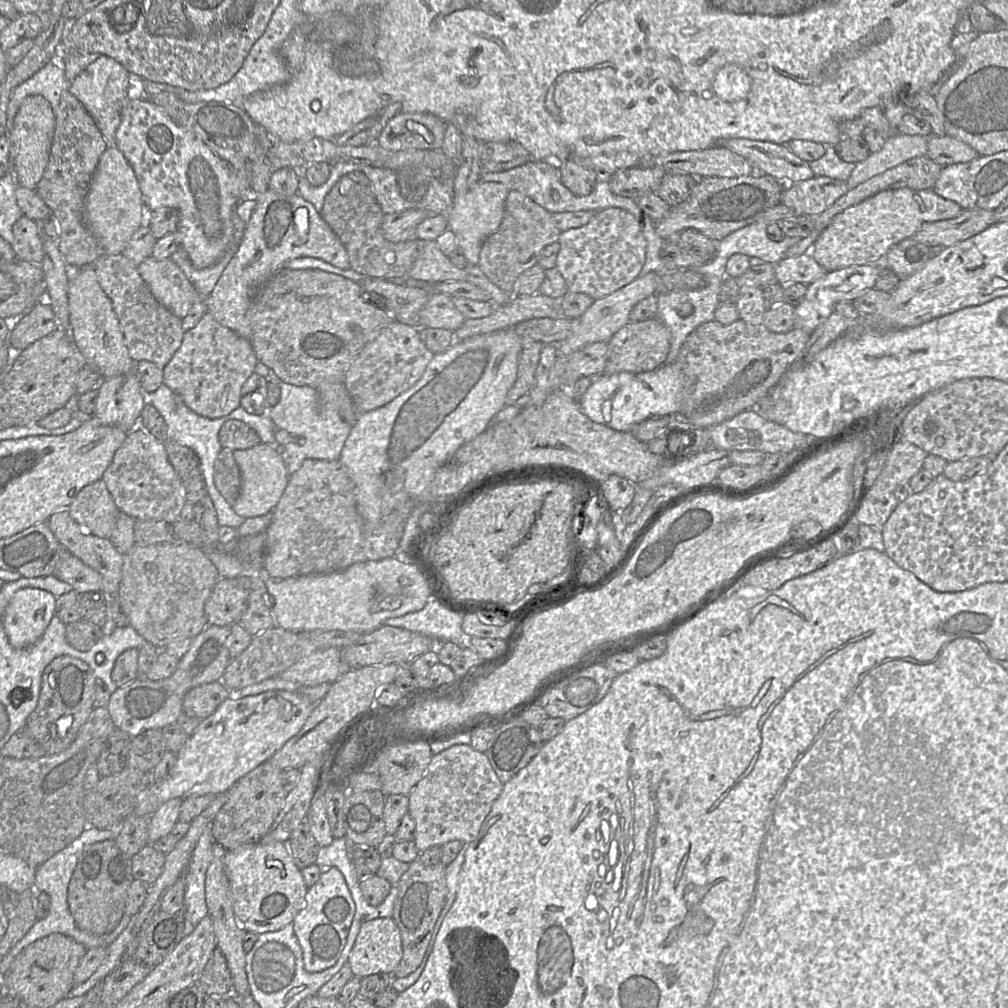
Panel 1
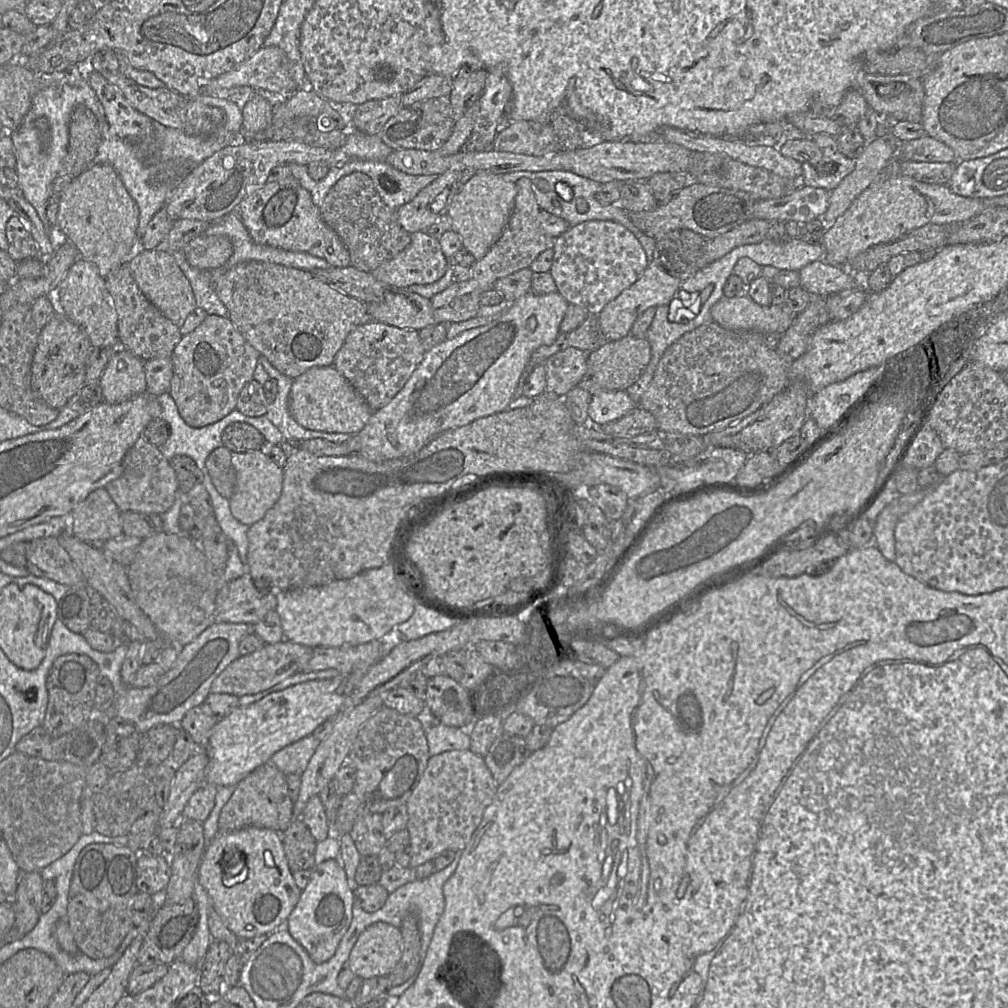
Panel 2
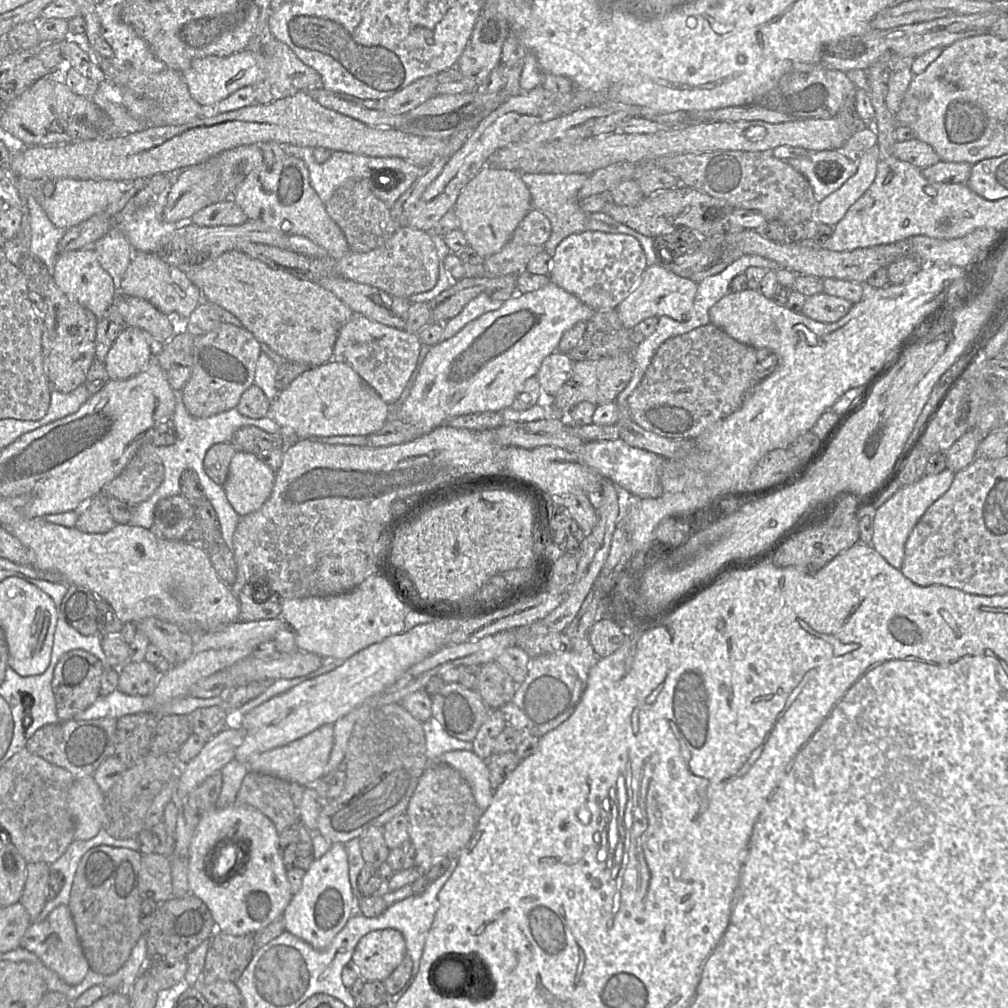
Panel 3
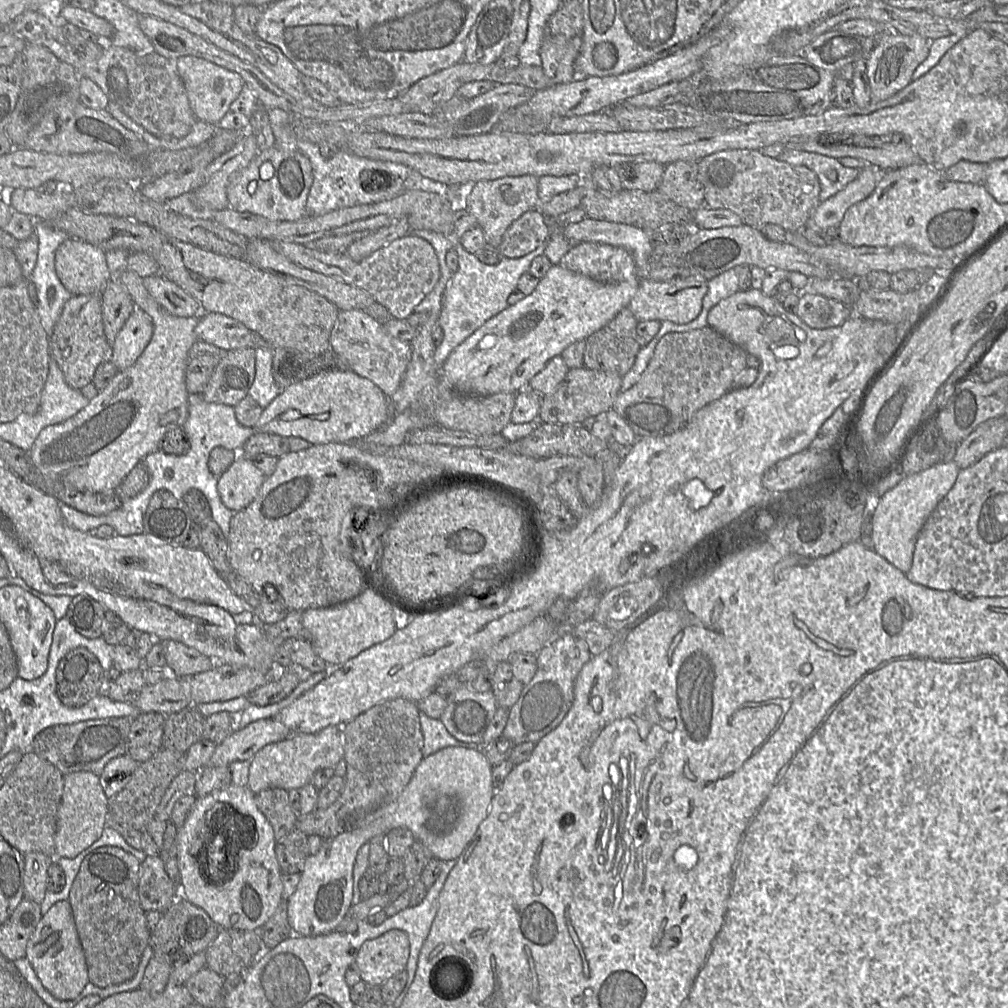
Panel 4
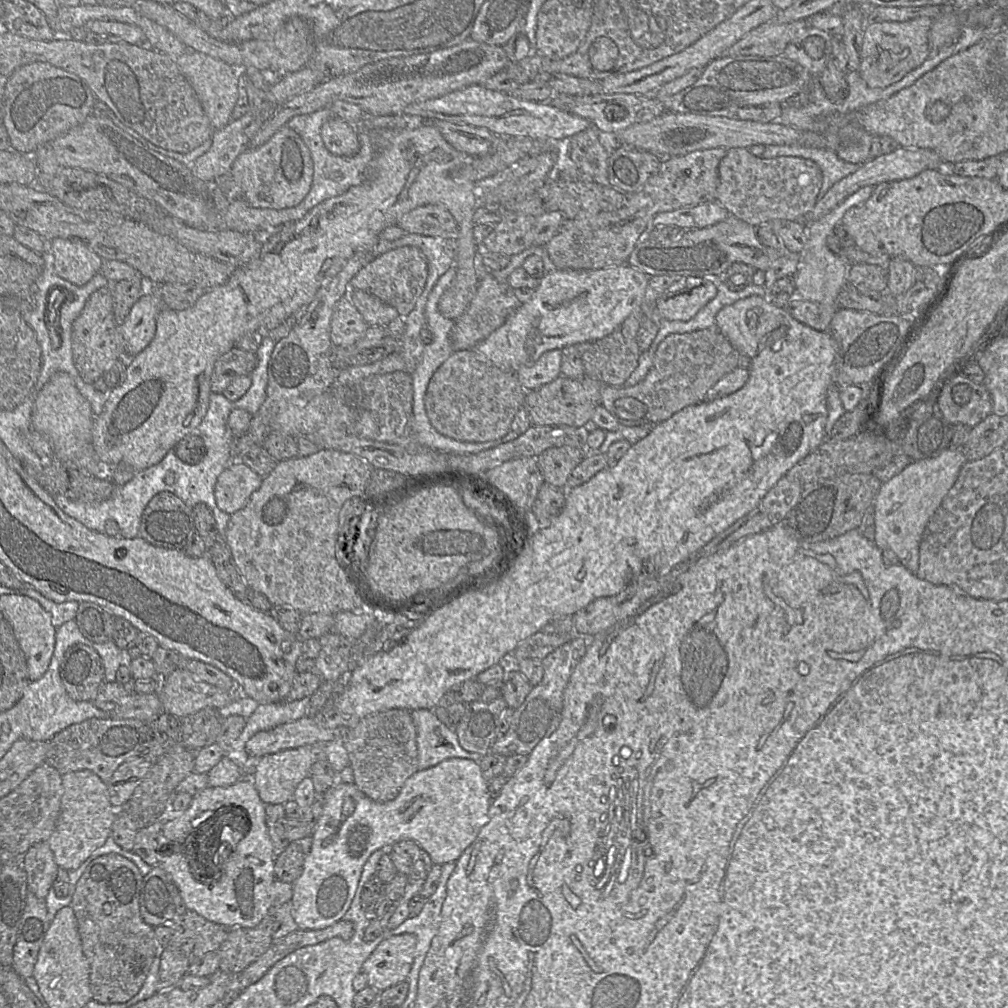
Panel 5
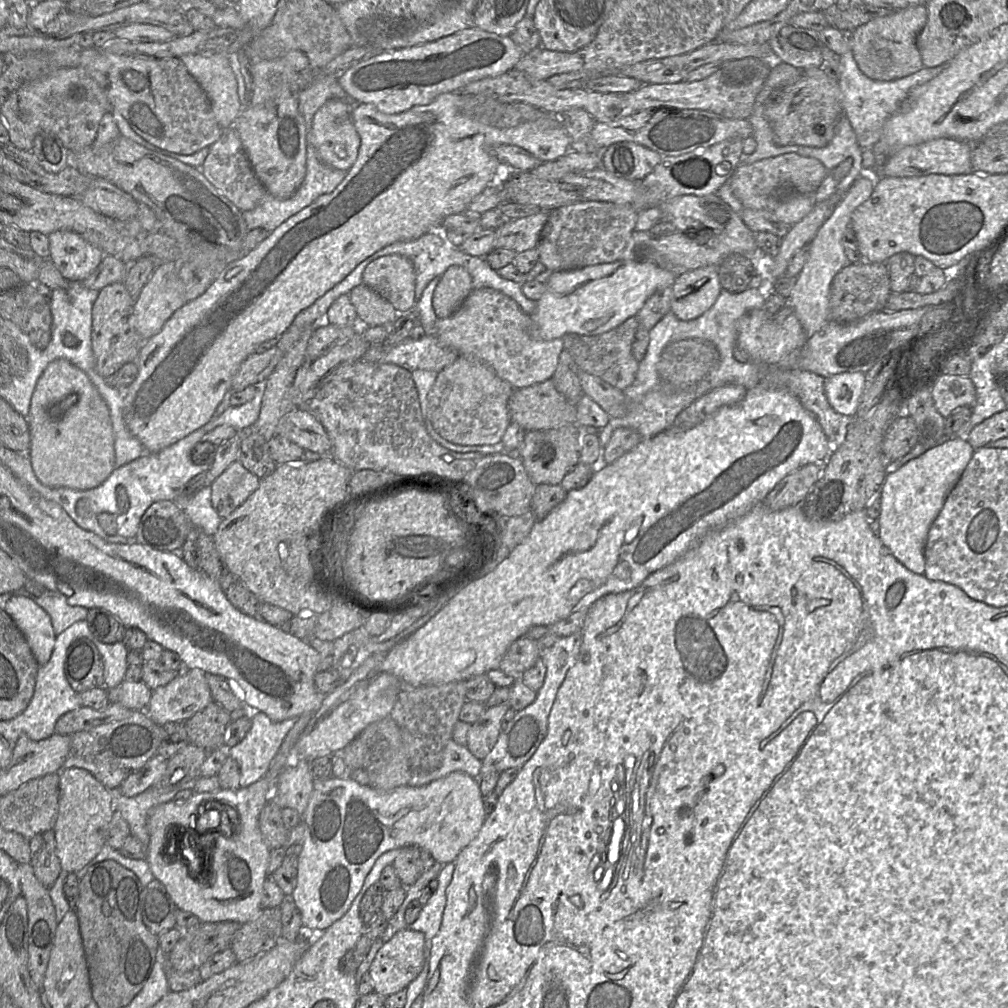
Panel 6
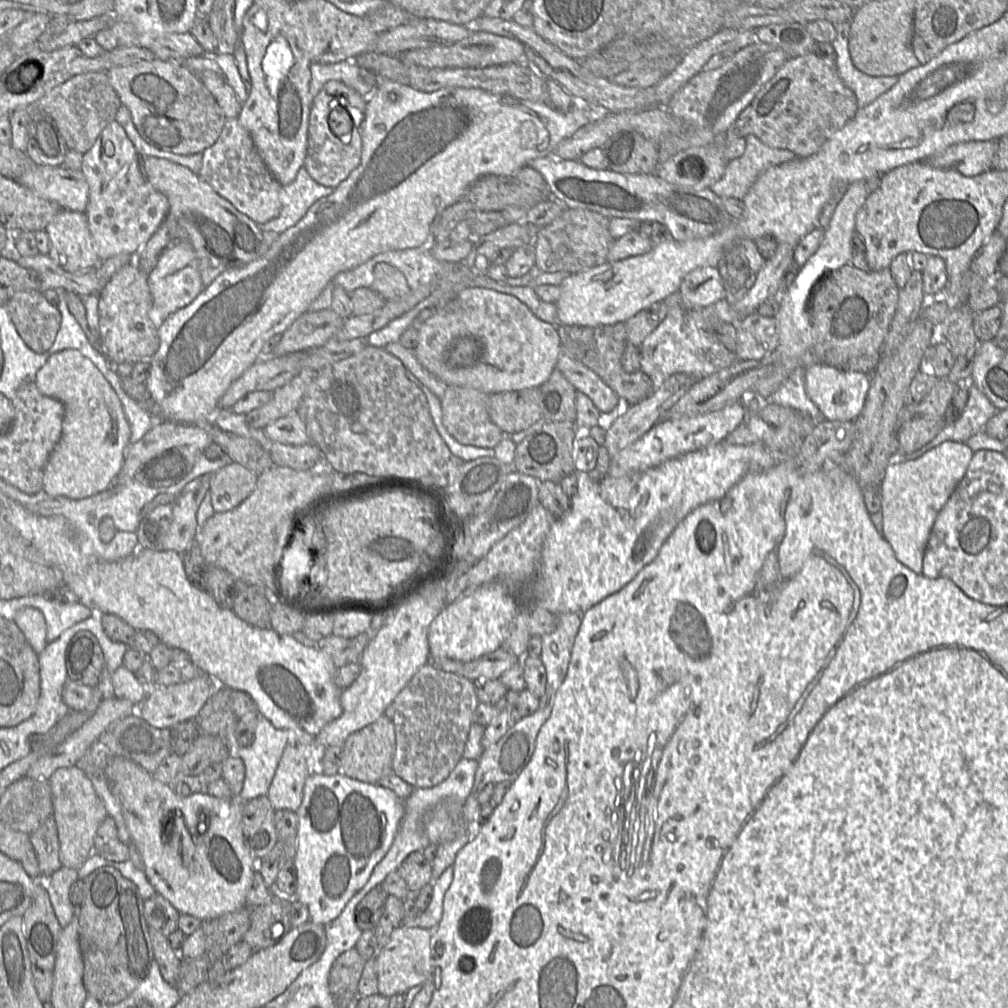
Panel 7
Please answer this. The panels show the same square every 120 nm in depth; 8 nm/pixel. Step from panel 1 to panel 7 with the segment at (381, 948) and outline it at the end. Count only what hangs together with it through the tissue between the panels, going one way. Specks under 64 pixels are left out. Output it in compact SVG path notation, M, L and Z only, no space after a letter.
M400 925L392 932L389 942L375 956L378 994L387 998L399 993L406 994L409 989L424 984L432 976L432 931Z

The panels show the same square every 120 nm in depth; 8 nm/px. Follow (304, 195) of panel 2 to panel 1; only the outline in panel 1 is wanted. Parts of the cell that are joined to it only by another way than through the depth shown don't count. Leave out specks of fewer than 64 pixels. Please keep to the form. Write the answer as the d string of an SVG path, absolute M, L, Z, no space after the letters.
M268 188L258 196L243 237L229 264L210 295L203 298L207 311L221 325L249 340L251 325L248 309L257 290L283 269L285 263L300 257L317 258L343 270L350 268L344 245L311 202L298 192L284 195Z

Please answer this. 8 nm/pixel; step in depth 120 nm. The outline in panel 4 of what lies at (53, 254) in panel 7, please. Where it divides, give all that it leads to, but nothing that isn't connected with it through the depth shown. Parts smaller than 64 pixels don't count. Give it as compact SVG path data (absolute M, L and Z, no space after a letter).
M69 238L58 247L54 264L57 277L73 296L101 295L111 281L106 252L78 239Z

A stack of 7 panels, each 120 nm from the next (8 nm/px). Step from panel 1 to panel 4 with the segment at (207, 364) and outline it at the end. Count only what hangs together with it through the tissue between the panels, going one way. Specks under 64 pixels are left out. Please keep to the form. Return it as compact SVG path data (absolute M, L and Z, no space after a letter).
M255 348L226 351L201 396L208 403L236 406L244 399L255 377Z

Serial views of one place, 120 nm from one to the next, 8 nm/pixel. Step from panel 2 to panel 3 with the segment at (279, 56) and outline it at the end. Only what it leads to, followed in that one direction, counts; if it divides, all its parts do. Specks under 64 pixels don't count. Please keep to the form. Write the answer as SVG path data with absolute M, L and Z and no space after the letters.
M266 34L265 36L263 36L262 39L260 39L259 50L250 49L249 47L246 47L245 49L239 52L236 52L227 57L207 56L207 57L195 59L191 63L191 66L187 70L182 72L182 76L188 86L191 97L196 102L198 102L200 105L203 105L203 106L210 106L210 105L215 106L218 102L227 98L229 95L231 95L235 91L243 87L246 87L246 86L268 86L270 90L273 91L273 99L275 98L275 94L287 95L287 94L291 94L297 91L313 91L313 90L319 90L323 88L323 83L322 83L320 75L315 70L313 70L312 68L306 66L303 62L301 62L299 58L290 50L290 48L287 45L276 40L271 34Z

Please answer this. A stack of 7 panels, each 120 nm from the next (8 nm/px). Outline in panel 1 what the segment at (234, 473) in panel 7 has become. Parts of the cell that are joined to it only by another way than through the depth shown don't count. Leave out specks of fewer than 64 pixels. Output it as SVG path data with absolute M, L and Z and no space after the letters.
M260 442L243 450L233 452L241 471L242 487L240 495L233 505L233 511L243 517L250 518L271 512L280 500L288 483L287 466L278 456L273 445Z

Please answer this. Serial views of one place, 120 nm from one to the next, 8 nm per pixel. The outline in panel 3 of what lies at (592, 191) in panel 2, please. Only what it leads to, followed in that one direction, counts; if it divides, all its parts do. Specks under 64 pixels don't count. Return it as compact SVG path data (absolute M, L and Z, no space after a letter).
M520 173L524 183L527 185L531 198L532 208L536 208L542 212L551 223L551 235L548 241L543 245L544 251L550 255L554 255L558 245L568 236L581 233L584 231L599 231L610 234L626 234L634 237L641 244L646 256L647 266L658 265L657 257L654 252L653 240L644 236L639 232L629 228L628 226L614 220L609 215L602 212L585 213L581 206L581 200L577 193L582 188L586 180L587 174L523 174Z

